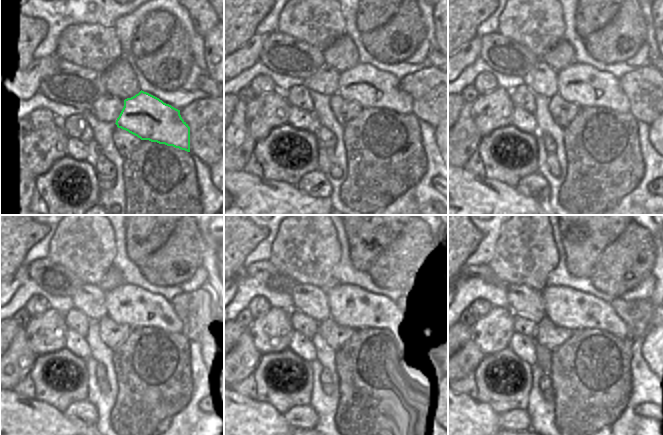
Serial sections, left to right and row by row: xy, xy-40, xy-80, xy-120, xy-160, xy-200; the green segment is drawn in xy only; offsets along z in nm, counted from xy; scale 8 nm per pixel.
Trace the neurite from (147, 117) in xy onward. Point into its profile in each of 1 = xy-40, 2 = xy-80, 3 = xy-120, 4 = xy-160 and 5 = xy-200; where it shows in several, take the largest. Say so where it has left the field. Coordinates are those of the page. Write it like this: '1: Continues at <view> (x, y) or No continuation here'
1: Continues at xy-40 (363, 84)
2: Continues at xy-80 (582, 84)
3: Continues at xy-120 (132, 306)
4: Continues at xy-160 (352, 306)
5: Continues at xy-200 (568, 308).

